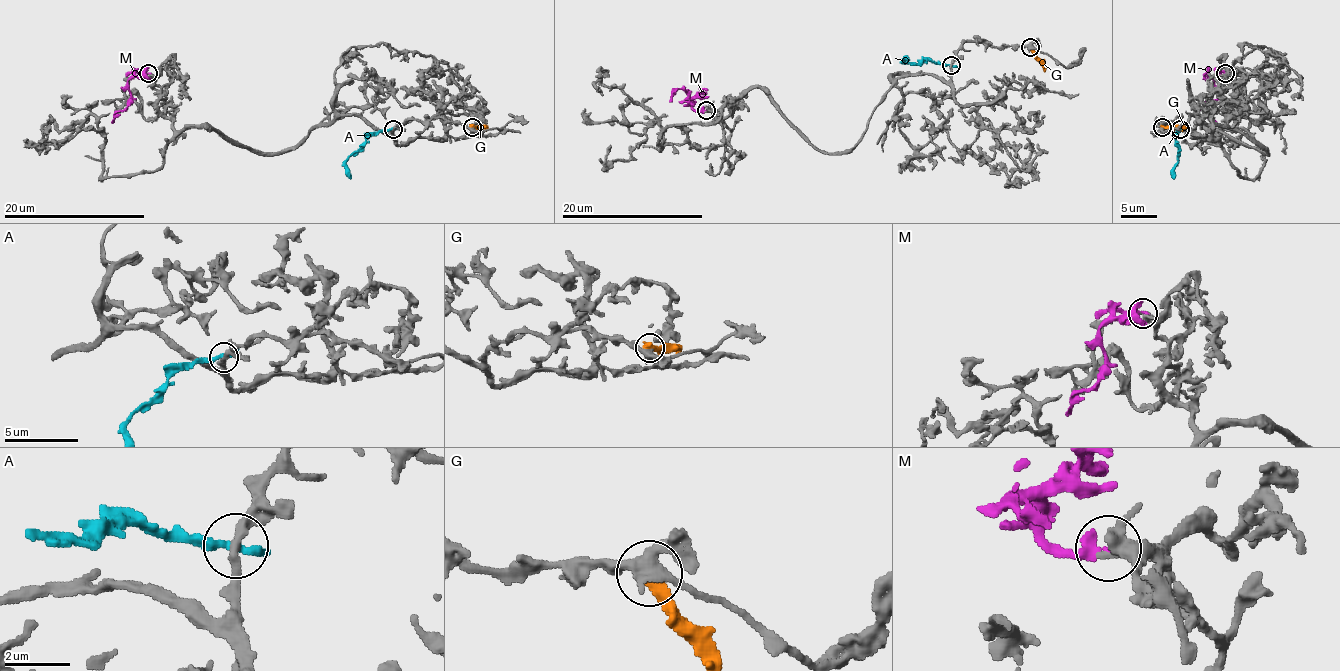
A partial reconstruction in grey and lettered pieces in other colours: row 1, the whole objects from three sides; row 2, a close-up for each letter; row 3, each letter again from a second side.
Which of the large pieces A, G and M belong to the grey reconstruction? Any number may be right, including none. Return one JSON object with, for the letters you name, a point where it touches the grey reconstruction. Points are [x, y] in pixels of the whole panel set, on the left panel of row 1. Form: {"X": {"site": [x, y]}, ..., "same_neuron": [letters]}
{"M": {"site": [148, 73]}, "same_neuron": ["M"]}

